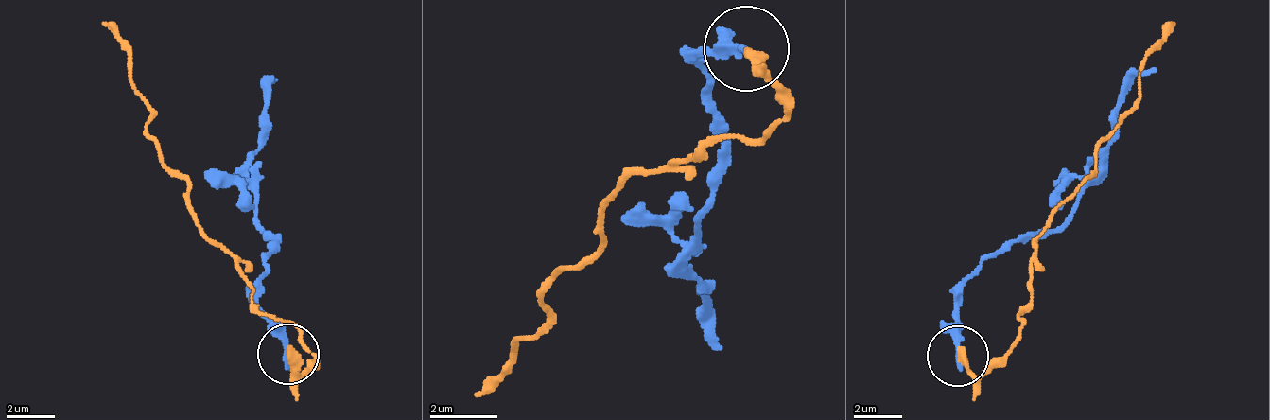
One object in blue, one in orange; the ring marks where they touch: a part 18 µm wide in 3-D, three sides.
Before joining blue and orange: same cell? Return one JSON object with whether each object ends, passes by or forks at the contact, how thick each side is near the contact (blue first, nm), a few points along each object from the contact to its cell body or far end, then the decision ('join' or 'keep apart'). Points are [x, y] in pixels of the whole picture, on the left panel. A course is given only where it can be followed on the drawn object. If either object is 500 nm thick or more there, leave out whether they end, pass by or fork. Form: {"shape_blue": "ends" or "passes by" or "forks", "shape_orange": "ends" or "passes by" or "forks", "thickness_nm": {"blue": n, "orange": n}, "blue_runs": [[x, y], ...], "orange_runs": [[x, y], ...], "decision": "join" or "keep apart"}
{"shape_blue": "ends", "shape_orange": "ends", "thickness_nm": {"blue": 260, "orange": 320}, "blue_runs": [[289, 356], [259, 288], [273, 243], [257, 216], [256, 174], [269, 75]], "orange_runs": [[289, 356], [301, 376], [311, 352], [204, 233], [189, 186], [145, 133], [130, 44], [103, 22]], "decision": "keep apart"}

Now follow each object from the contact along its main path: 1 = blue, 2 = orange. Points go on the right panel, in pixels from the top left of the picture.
1: (956, 357), (954, 291), (1017, 242), (1047, 236), (1069, 213), (1082, 170), (1113, 133), (1120, 91), (1156, 66)
2: (956, 357), (982, 375), (1006, 350), (1033, 298), (1042, 235), (1084, 186), (1175, 22)

